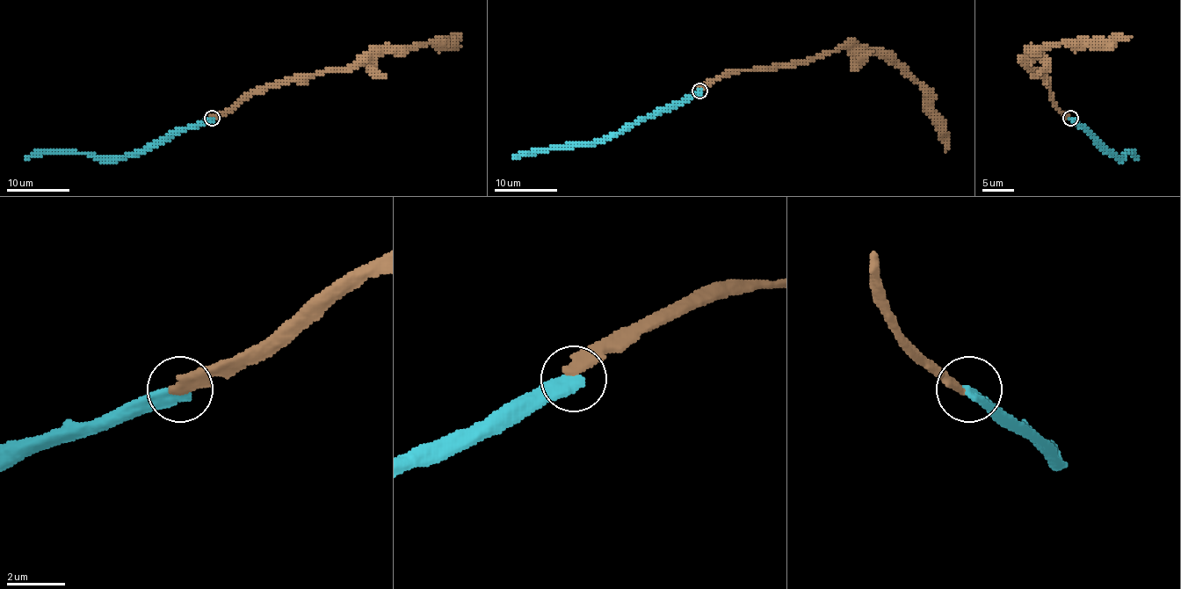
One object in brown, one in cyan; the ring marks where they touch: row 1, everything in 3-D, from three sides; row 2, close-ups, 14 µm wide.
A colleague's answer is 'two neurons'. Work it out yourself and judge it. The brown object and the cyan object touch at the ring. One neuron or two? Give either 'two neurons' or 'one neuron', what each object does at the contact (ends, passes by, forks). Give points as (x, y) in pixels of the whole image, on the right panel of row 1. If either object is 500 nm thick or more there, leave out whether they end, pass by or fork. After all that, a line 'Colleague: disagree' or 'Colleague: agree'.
two neurons | brown ends | cyan ends
Colleague: agree

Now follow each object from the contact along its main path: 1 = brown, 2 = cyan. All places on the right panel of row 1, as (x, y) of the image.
1: (1069, 118), (1055, 105), (1047, 82), (1029, 66), (1029, 54), (1071, 44), (1099, 44), (1131, 38)
2: (1071, 118), (1113, 156), (1121, 156), (1129, 152), (1137, 160)

